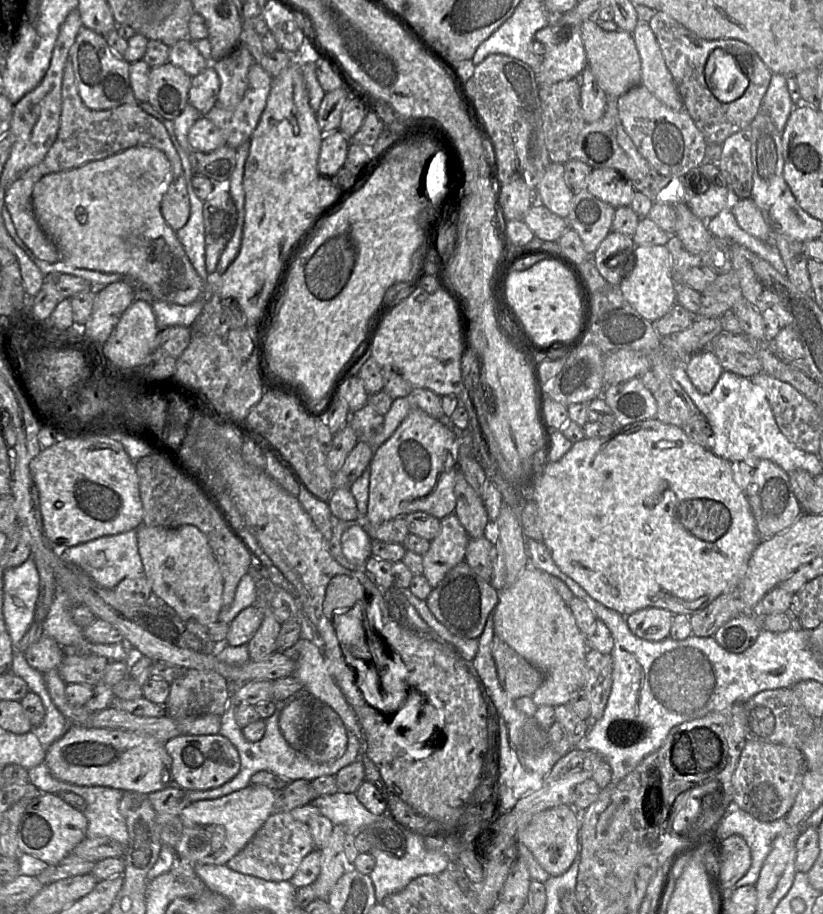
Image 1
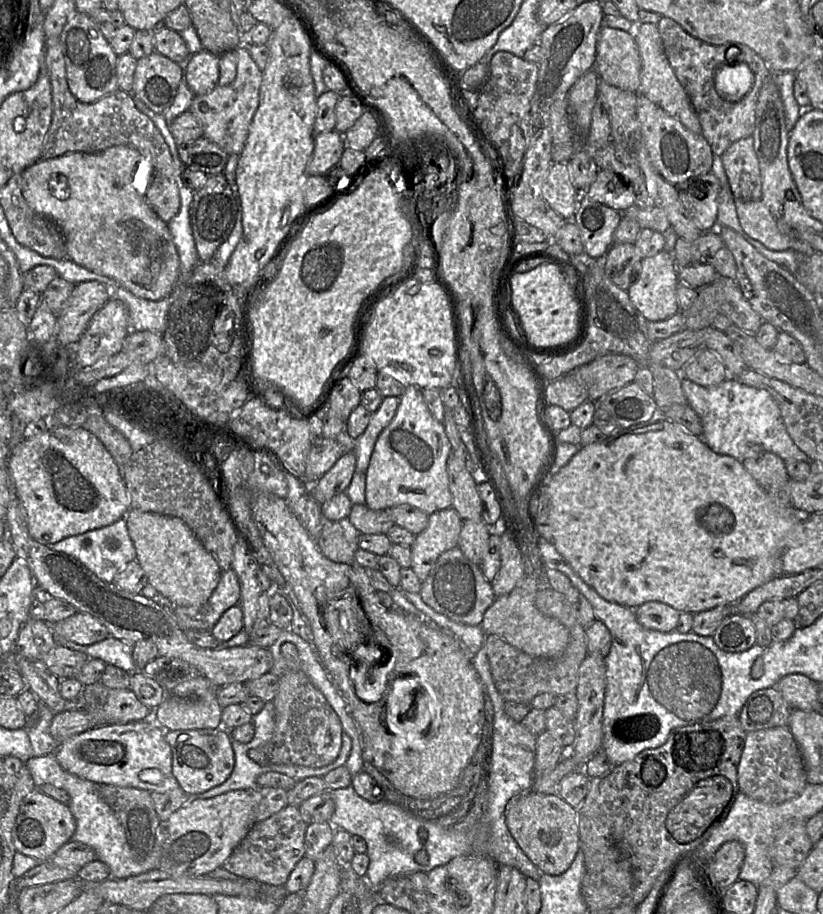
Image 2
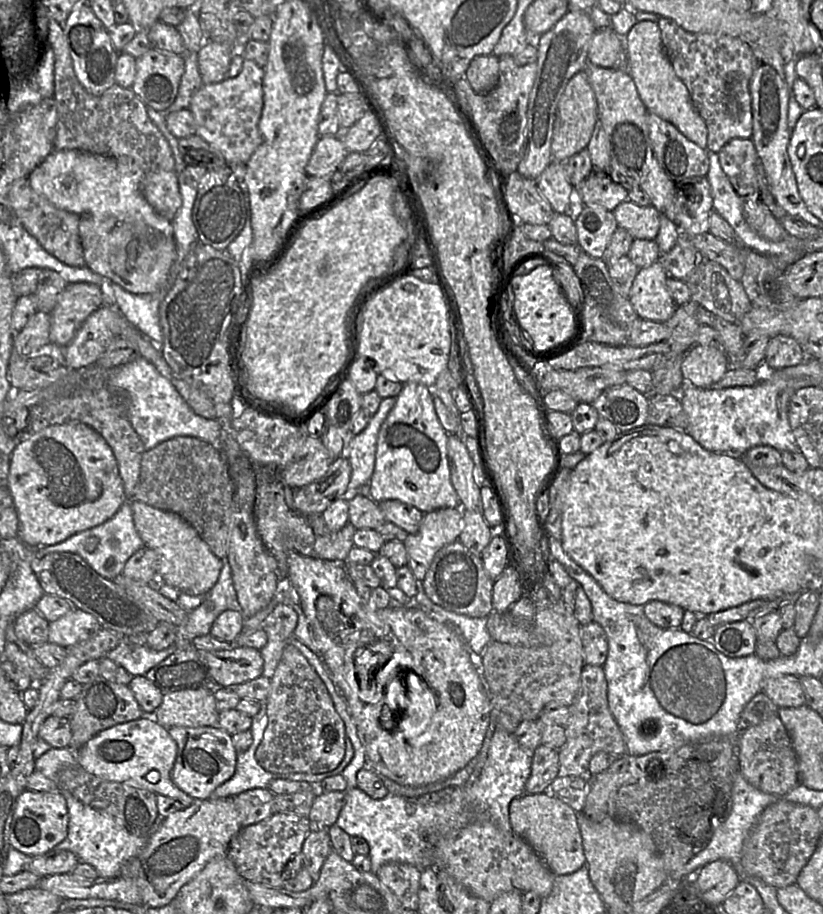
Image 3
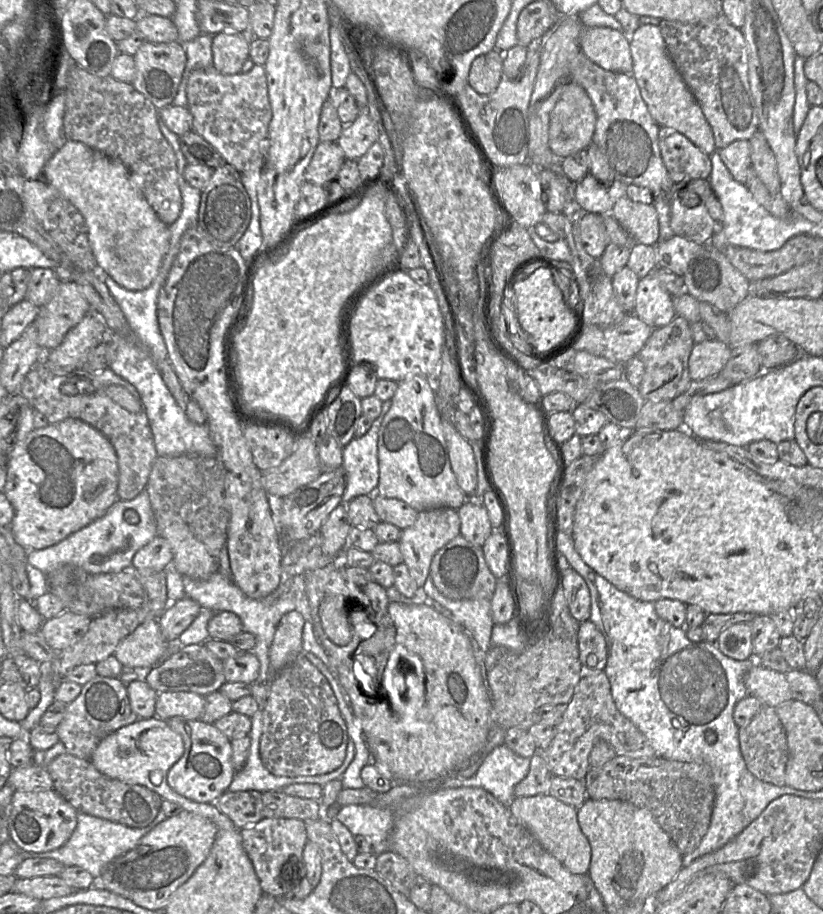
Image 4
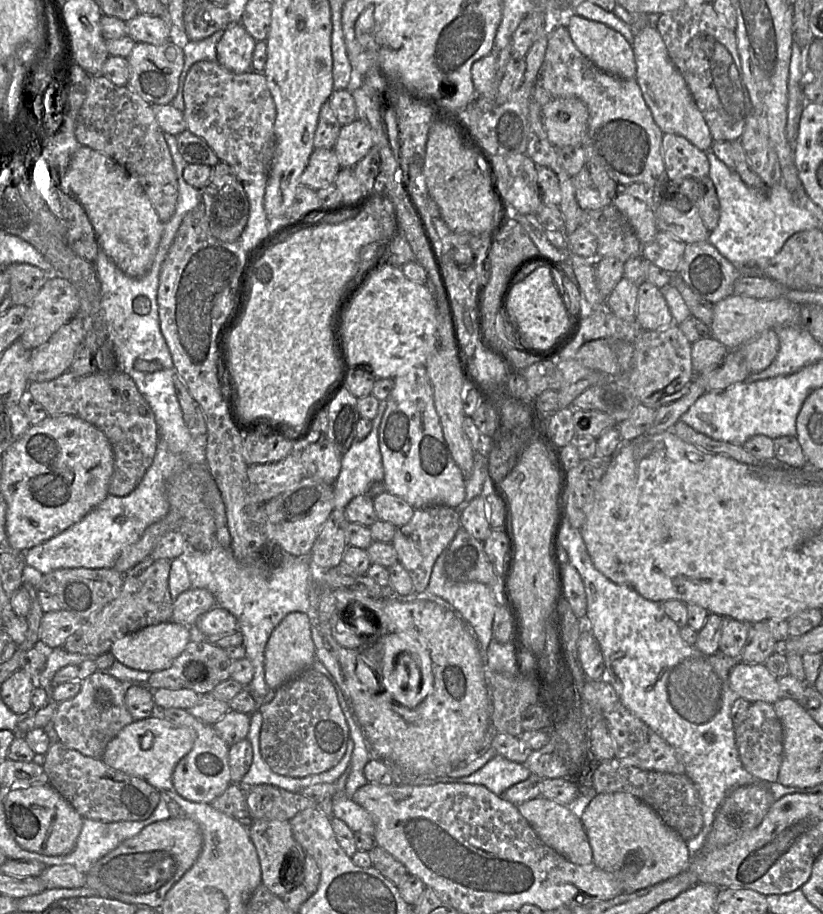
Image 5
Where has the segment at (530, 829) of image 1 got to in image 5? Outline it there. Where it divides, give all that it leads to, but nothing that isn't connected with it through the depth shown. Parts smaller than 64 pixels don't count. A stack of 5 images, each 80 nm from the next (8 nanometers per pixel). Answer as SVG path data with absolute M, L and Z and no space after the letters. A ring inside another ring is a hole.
M543 796L518 804L517 808L533 828L537 836L547 846L551 847L574 864L581 866L592 864L592 849L580 820L579 812L576 809L572 809L572 807Z

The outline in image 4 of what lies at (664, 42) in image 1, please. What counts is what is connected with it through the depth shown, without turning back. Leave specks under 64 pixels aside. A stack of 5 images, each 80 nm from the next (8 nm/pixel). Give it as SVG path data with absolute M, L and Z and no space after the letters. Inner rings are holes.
M723 14L698 24L661 19L658 27L672 63L711 127L716 149L721 149L735 140L749 140L758 130L758 119L749 85L747 46L741 30L733 26Z

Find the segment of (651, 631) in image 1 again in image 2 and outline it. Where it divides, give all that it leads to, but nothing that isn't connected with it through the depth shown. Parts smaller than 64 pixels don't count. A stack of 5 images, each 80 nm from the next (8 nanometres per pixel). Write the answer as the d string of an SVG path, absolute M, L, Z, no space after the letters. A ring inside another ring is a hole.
M649 601L634 609L638 622L645 628L660 632L673 631L678 623L680 611L668 604Z

